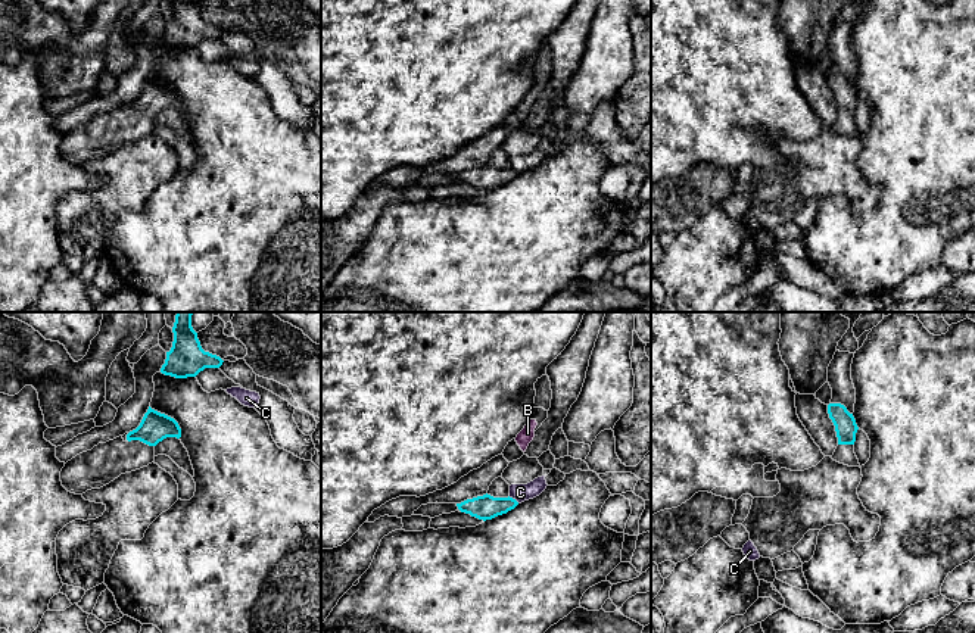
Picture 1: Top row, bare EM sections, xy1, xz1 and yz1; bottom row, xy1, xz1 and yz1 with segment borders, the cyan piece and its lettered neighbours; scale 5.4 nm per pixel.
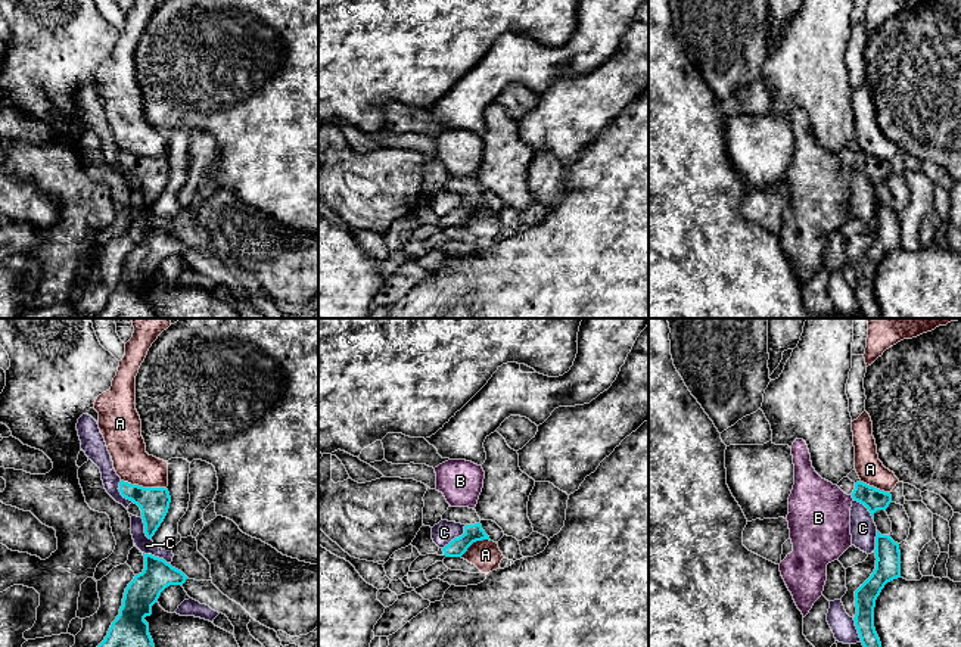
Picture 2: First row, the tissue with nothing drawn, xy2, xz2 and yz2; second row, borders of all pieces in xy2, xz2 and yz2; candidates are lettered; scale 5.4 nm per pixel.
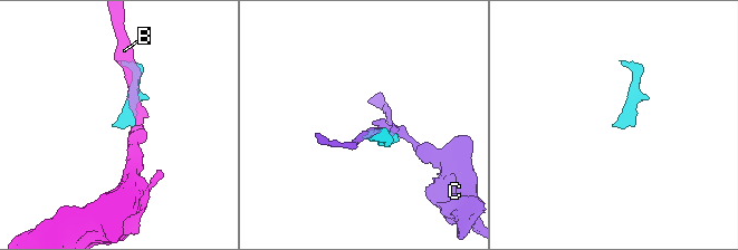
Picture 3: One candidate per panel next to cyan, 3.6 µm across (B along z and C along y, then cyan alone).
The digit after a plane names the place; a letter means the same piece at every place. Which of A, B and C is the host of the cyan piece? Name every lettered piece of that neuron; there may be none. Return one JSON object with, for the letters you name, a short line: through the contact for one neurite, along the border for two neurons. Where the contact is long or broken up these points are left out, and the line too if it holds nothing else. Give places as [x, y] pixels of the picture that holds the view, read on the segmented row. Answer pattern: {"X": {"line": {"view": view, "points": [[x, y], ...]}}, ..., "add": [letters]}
{"add": []}

